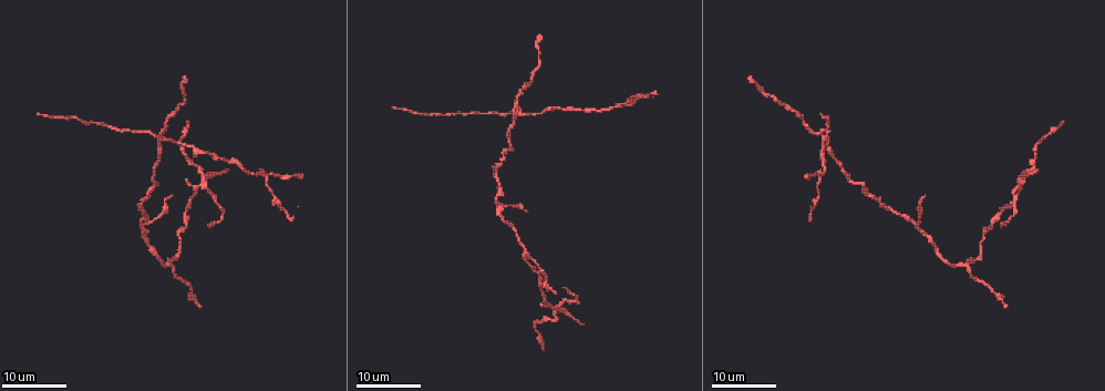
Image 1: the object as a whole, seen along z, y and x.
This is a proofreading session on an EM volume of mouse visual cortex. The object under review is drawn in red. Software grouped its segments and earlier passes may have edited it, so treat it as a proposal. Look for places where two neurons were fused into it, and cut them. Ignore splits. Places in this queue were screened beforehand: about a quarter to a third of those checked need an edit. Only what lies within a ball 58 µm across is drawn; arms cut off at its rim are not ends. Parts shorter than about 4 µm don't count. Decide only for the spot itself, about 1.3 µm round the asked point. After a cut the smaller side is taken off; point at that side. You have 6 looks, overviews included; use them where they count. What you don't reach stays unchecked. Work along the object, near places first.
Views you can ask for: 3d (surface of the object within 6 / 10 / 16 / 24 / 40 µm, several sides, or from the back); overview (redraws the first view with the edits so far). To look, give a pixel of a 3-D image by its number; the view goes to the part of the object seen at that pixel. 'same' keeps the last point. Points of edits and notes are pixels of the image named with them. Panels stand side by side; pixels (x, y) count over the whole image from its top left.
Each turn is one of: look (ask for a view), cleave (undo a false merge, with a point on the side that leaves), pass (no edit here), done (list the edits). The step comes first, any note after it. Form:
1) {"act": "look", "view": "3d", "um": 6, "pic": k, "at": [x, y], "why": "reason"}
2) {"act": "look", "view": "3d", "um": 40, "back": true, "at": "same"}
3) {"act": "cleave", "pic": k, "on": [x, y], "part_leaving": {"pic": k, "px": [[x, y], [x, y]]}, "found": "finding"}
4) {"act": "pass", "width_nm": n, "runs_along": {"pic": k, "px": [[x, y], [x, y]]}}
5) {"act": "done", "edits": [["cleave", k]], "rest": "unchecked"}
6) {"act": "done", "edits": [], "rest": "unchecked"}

{"act": "look", "view": "3d", "um": 24, "pic": 1, "at": [164, 139], "why": "four-way junction"}

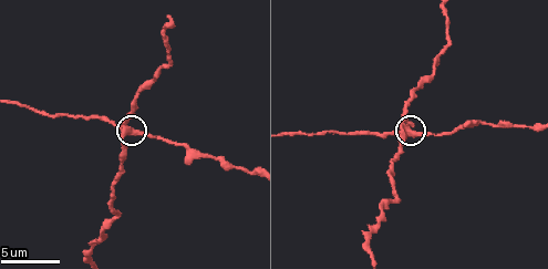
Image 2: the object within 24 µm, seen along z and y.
{"act": "look", "view": "3d", "um": 10, "pic": 2, "at": [407, 131], "why": "closer look"}

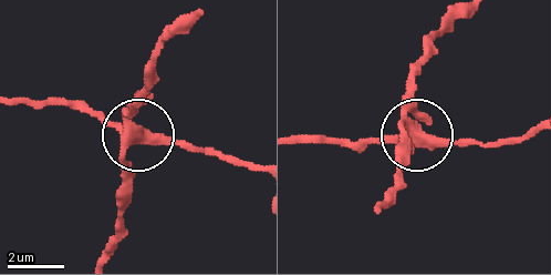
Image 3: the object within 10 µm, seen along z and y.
{"act": "cleave", "pic": 3, "on": [102, 112], "width_nm": 420, "part_leaving": {"pic": 3, "px": [[135, 135], [253, 163]]}, "found": "a second neuron is stuck on"}

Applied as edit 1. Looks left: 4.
{"act": "look", "view": "3d", "um": 24, "pic": 1, "at": [172, 265], "why": "small branch off a trunk"}

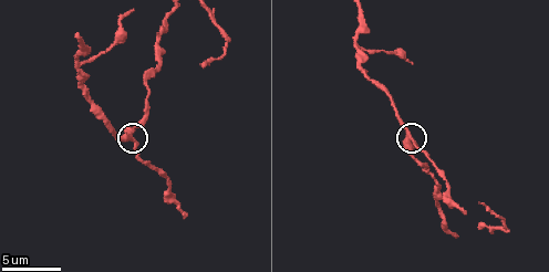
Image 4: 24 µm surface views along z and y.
{"act": "look", "view": "3d", "um": 6, "pic": 4, "at": [133, 136]}

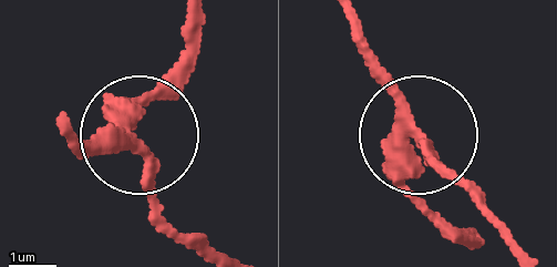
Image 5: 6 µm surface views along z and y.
{"act": "pass", "runs_along": {"pic": 5, "px": [[358, 19], [367, 67], [453, 170]]}, "found": "one neuron here"}

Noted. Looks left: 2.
{"act": "look", "view": "3d", "um": 24, "pic": 1, "at": [1020, 179], "why": "four or more arms meet"}

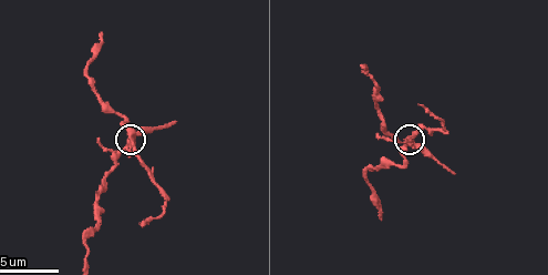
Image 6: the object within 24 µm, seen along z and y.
{"act": "look", "view": "3d", "um": 6, "pic": 6, "at": [132, 143]}

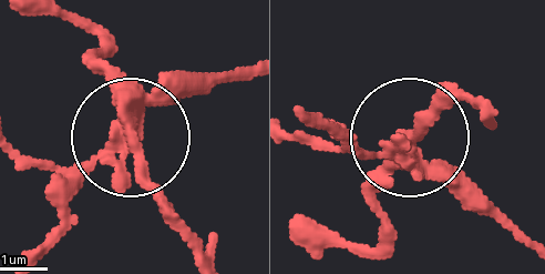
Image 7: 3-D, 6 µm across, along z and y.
{"act": "cleave", "pic": 7, "on": [142, 169], "arms": 4, "part_leaving": {"pic": 7, "px": [[129, 102], [73, 18]]}, "found": "two neurons meet here"}

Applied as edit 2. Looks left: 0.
{"act": "done", "edits": [["cleave", 3], ["cleave", 7]], "rest": "unchecked"}

